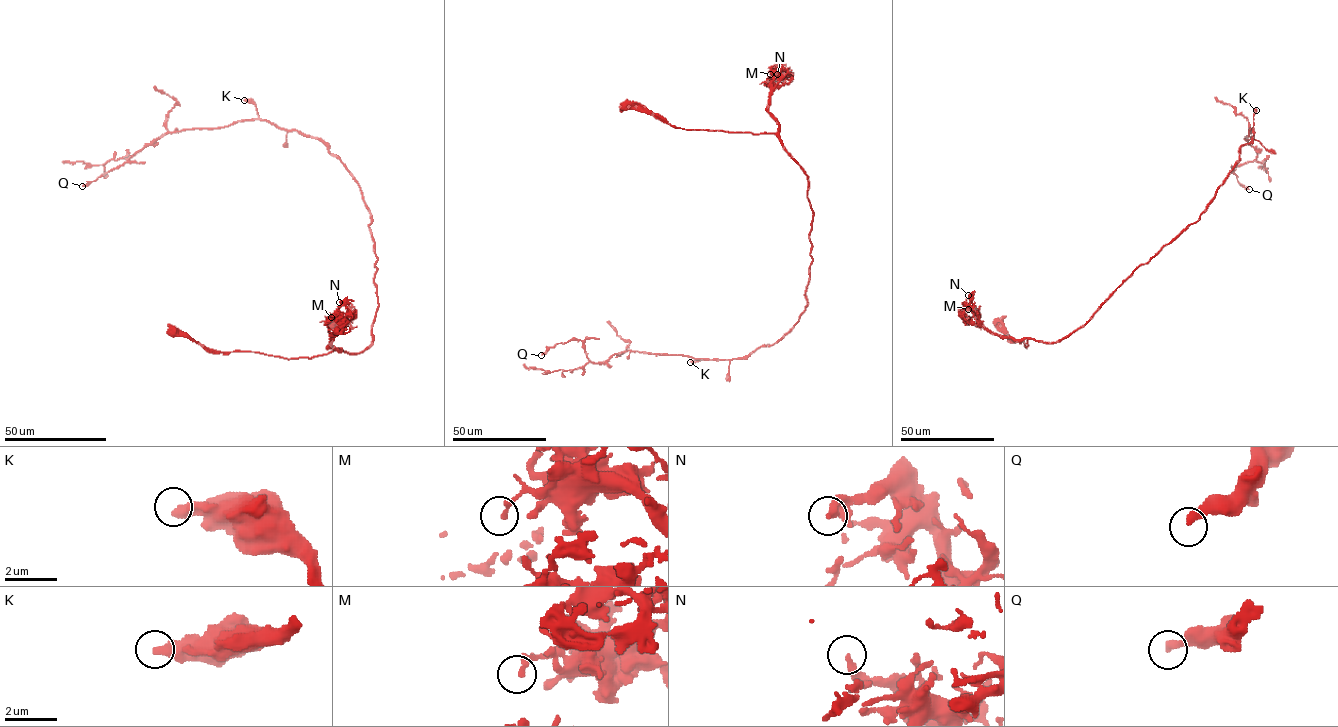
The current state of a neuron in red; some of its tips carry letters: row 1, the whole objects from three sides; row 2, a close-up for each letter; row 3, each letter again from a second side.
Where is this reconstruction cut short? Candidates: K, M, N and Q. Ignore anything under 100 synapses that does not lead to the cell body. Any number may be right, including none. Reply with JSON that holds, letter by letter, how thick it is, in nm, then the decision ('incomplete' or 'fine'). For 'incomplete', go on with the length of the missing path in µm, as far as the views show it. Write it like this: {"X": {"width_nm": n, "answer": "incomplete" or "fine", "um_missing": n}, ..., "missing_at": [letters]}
{"K": {"width_nm": 440, "answer": "fine"}, "M": {"width_nm": 240, "answer": "fine"}, "N": {"width_nm": 280, "answer": "fine"}, "Q": {"width_nm": 320, "answer": "fine"}, "missing_at": []}

